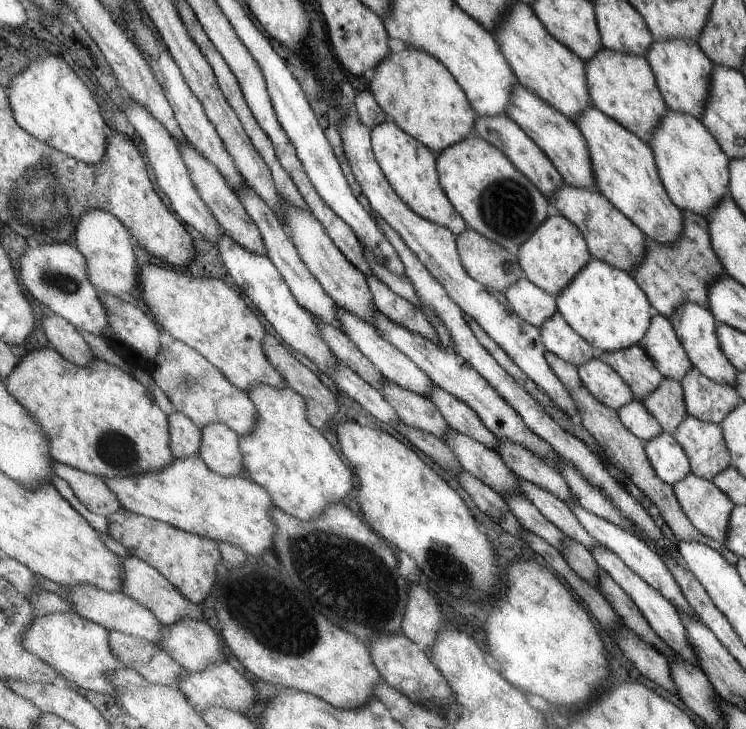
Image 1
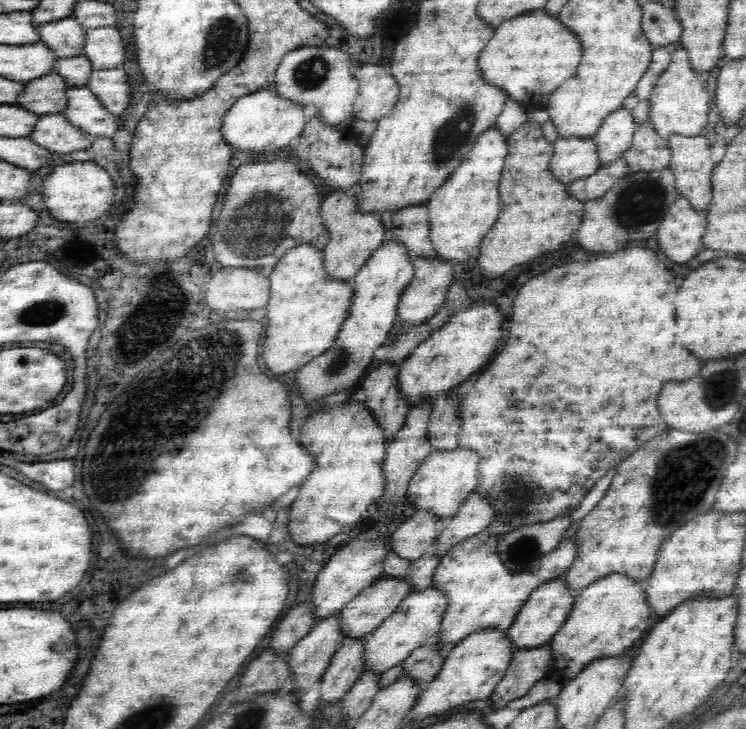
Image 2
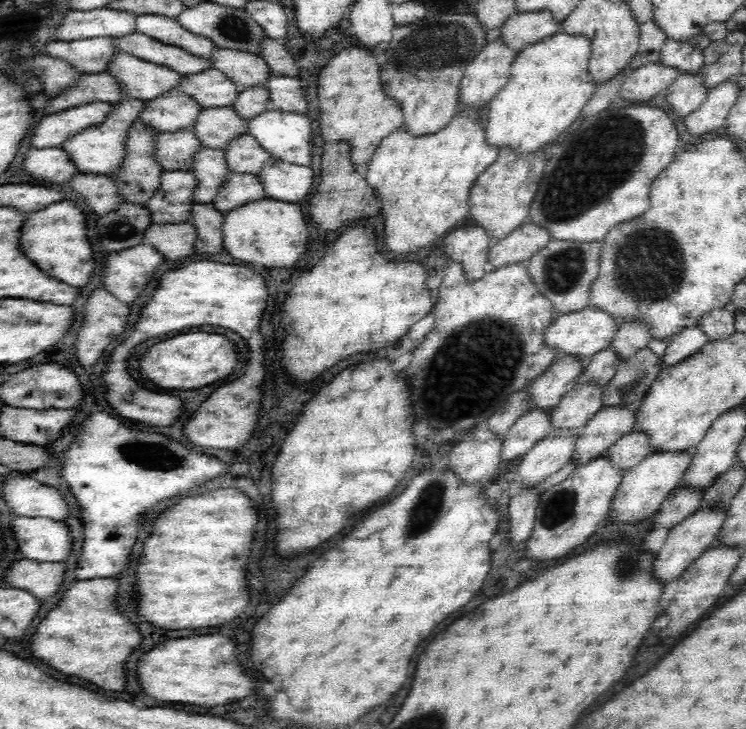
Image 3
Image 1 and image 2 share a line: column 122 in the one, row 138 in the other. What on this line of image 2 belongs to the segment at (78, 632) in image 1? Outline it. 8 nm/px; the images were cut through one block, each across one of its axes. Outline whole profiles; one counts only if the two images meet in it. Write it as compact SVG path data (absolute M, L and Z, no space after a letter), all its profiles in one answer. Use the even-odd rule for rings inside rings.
M675 48L670 64L658 79L654 90L648 96L648 121L654 125L656 133L668 139L672 133L685 137L695 137L703 132L708 124L710 92L706 83L706 74L698 74L690 68L690 61L684 48Z

